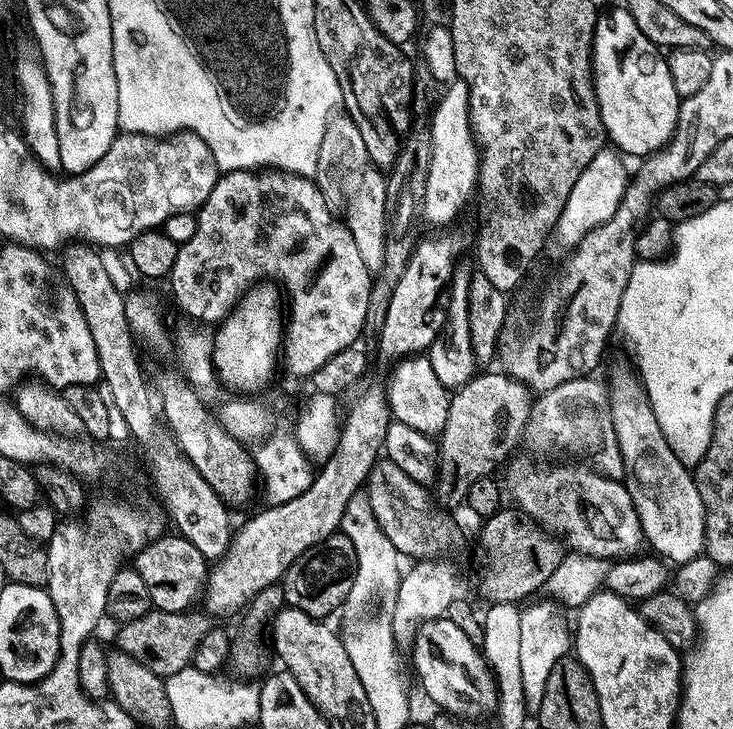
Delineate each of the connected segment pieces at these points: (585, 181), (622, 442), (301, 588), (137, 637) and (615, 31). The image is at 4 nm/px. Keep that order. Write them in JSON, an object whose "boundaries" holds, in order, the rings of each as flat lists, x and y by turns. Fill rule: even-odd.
{"boundaries":[[[601,150,599,154,582,170,578,182,574,182,574,190,570,190,570,198,558,218,554,232,560,235,564,244,576,246,588,238,595,227,602,226,618,210,622,202,624,189,629,184,630,172,624,169,621,157,615,151]],[[627,359,616,360,608,368,608,401,612,425,616,435,616,445,620,451,619,463,624,464,628,476,632,481,627,481,626,487,636,513,640,515,640,531,646,544,653,549,657,557,679,566,690,562,704,552,704,507,702,494,698,494,698,486,693,473,678,458,674,458,674,450,670,450,670,442,666,442,662,426,658,426,658,418,650,406,650,398,644,389,644,381,640,379,635,367]],[[337,530,322,542,310,546,306,554,302,554,284,571,282,587,285,605,302,610,316,620,324,620,331,612,333,615,350,594,350,586,354,584,357,570,358,557,354,543,342,531]],[[151,610,144,616,135,616,132,620,123,621,117,627,120,629,116,632,115,647,132,660,146,666,146,670,166,678,170,674,178,674,178,670,191,665,194,650,198,650,198,642,202,642,202,634,206,634,209,627,209,617,198,610,183,612],[140,643,144,643,144,648]],[[627,7,612,8,609,12,601,11,597,15,592,39,592,79,596,85,596,101,607,139,611,143,613,140,621,153,629,152,632,156,638,156,637,158,649,157,672,139,672,135,676,133,676,123,680,120,682,98,674,90,665,53,654,42,650,42,650,38,646,38,642,30,638,30,638,22,634,22]]]}

